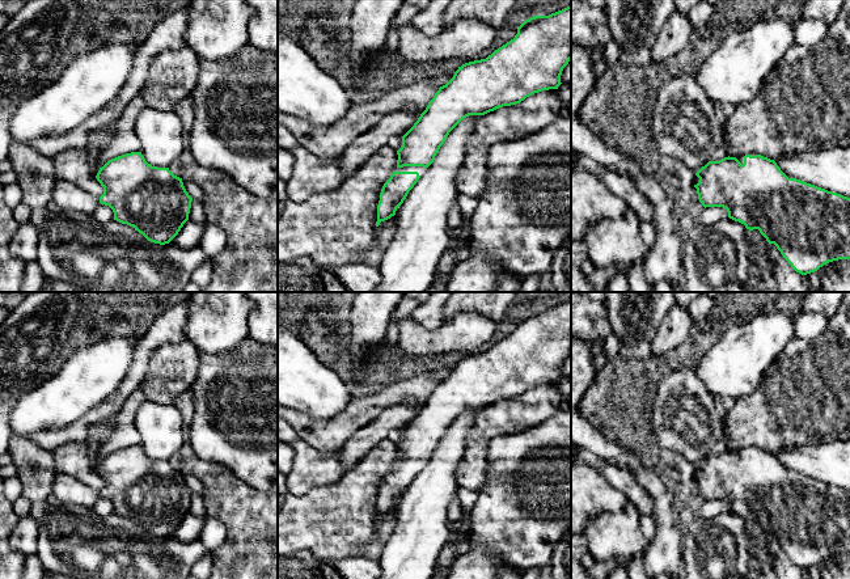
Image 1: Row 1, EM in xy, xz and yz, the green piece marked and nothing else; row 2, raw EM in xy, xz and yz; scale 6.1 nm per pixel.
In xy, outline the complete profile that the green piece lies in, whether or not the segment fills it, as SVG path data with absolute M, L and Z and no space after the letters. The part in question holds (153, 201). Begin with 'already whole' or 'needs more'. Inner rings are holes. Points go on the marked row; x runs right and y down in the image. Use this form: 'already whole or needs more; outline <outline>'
already whole; outline M131 152L109 160L100 168L97 181L103 187L100 203L109 206L114 220L134 227L148 241L169 244L189 220L193 198L186 191L182 178L169 168L148 164L141 152Z

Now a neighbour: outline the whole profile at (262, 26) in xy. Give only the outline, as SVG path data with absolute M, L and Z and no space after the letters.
M245 0L251 9L248 24L249 45L278 52L278 0Z

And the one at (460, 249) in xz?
M456 236L452 237L451 242L448 244L445 252L451 252L454 257L454 267L464 259L469 257L473 250L473 245L470 240L461 241Z

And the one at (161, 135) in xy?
M143 109L136 118L135 132L145 161L157 168L169 168L187 141L182 121L174 110Z

